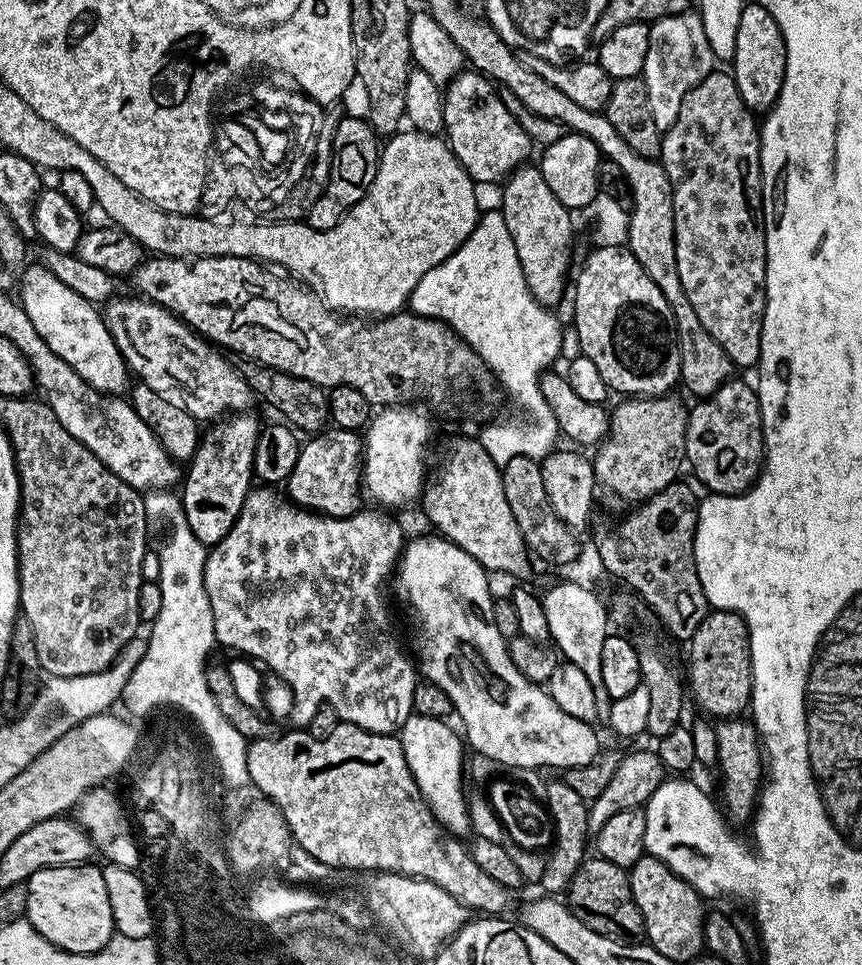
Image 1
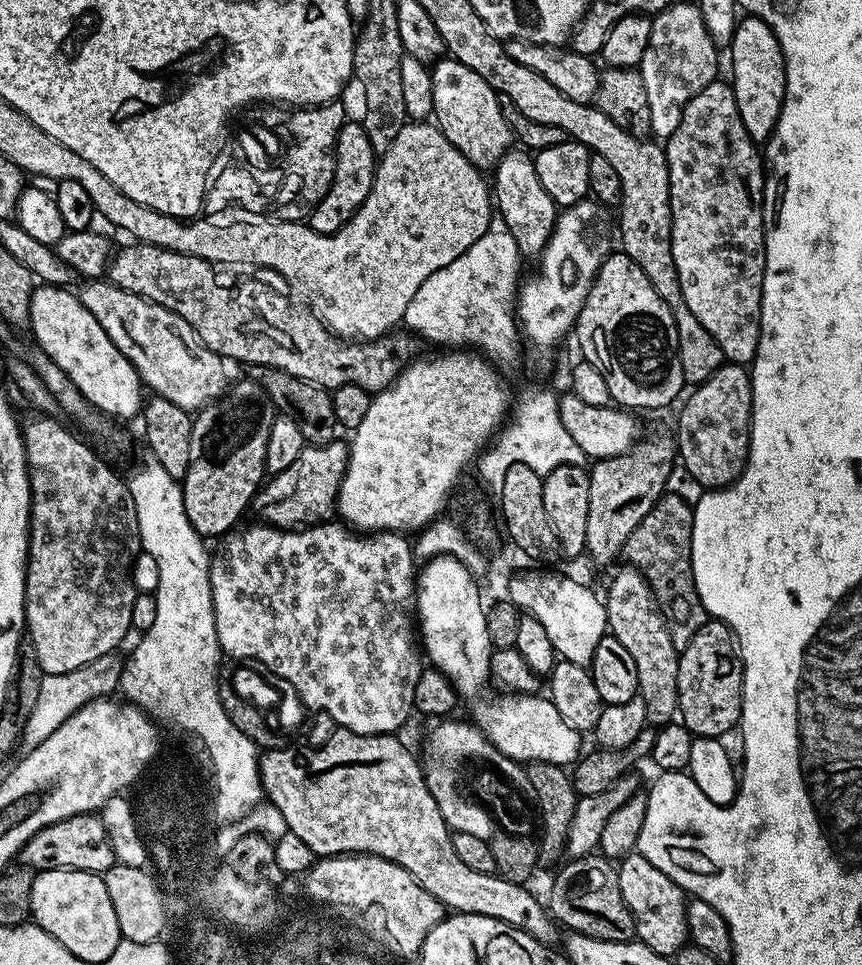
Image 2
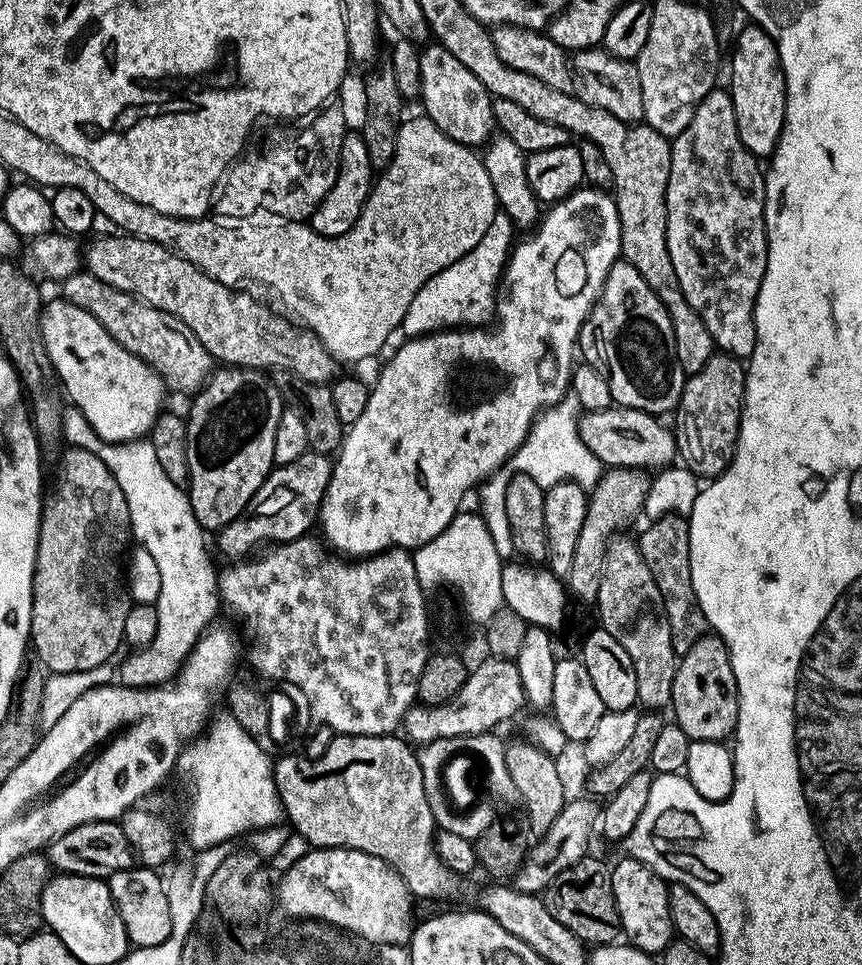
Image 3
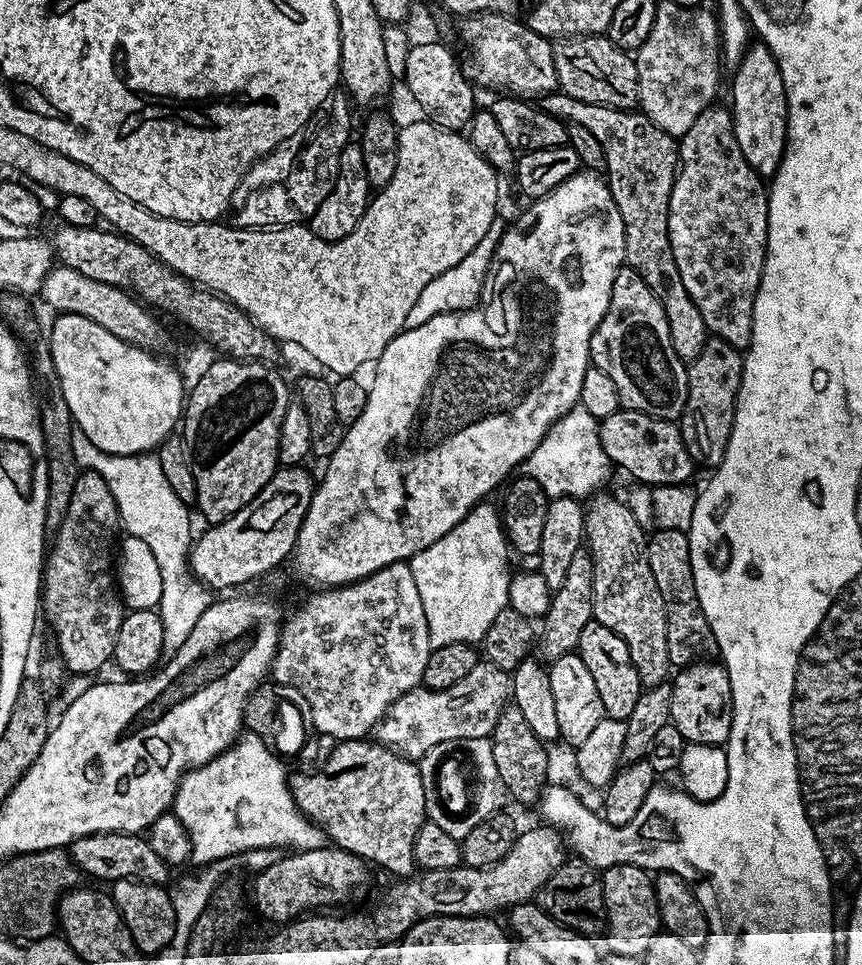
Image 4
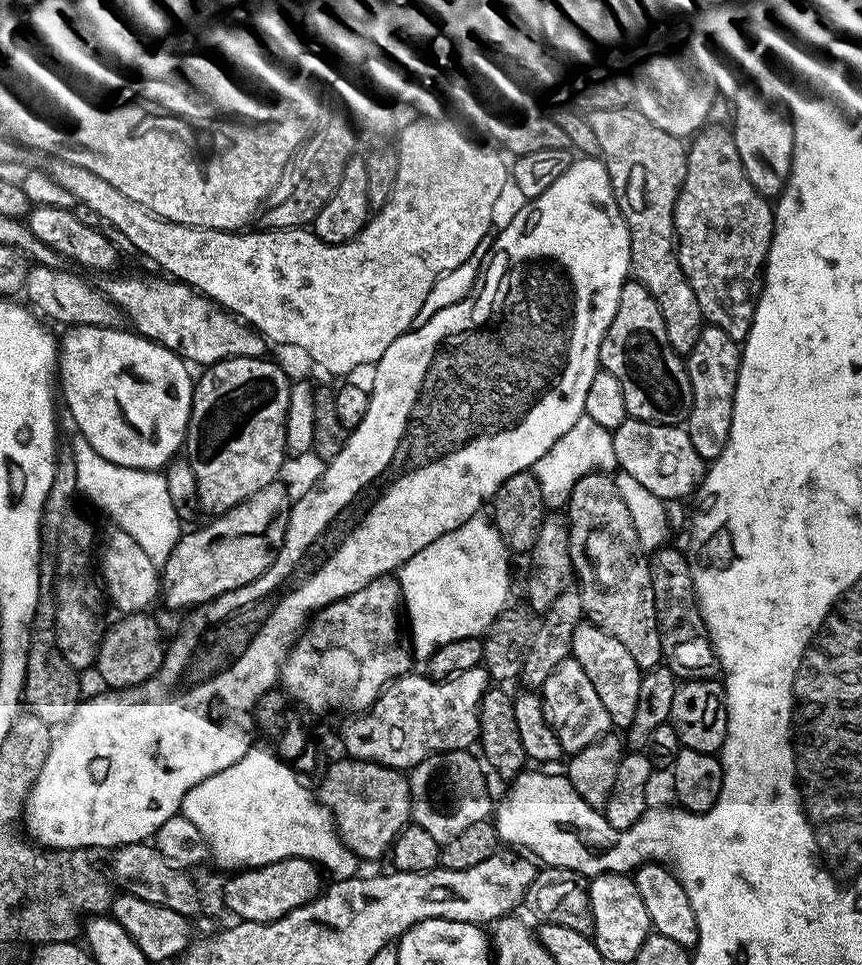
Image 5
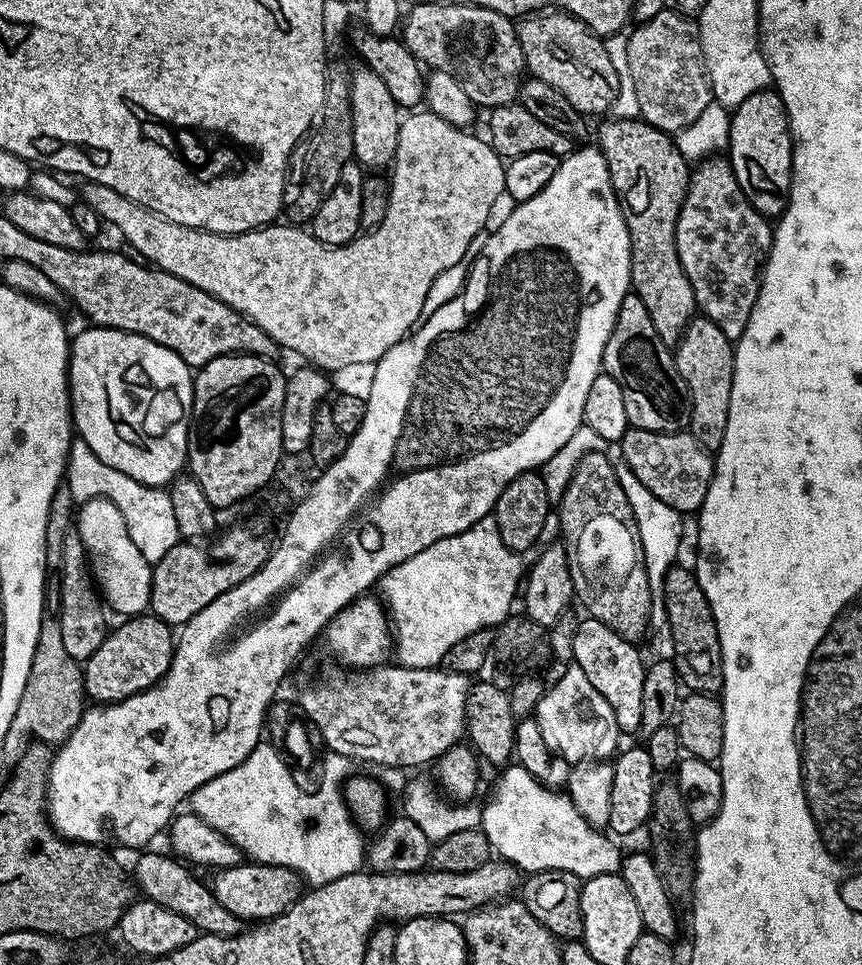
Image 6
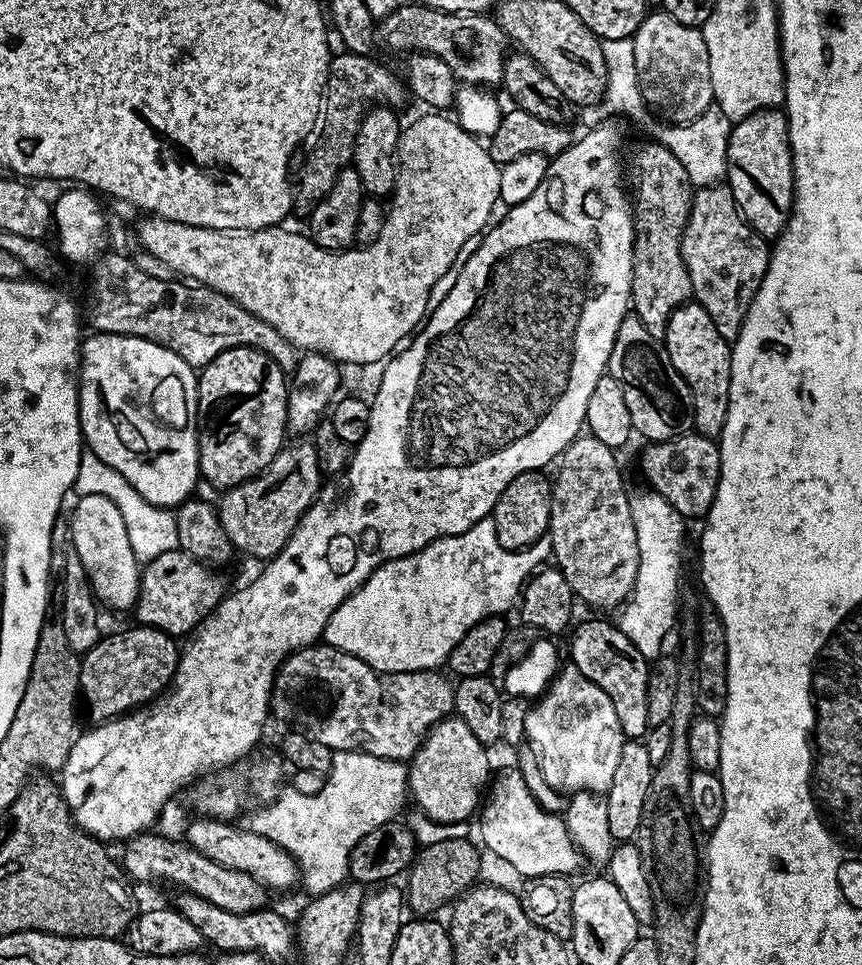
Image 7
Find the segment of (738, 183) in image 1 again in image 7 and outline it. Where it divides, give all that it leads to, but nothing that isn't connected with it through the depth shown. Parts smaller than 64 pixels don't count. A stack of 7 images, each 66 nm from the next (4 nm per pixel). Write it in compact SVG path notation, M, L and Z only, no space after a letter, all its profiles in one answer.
M727 183L695 189L680 249L690 274L695 303L710 314L722 338L736 341L746 322L750 302L754 302L754 294L758 294L768 269L770 244L749 226Z

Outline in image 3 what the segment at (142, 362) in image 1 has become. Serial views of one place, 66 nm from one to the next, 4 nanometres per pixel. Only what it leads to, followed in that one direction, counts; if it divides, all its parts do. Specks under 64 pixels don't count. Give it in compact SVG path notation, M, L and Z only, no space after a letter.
M87 270L75 272L62 282L63 299L69 300L74 306L94 314L98 322L110 335L118 341L130 354L142 358L156 375L164 381L169 389L176 392L188 392L195 394L204 387L208 377L214 371L214 361L206 346L198 342L198 338L178 318L174 318L168 312L158 310L150 306L145 300L139 300L137 296L126 294L114 286L106 286L98 278L94 278Z

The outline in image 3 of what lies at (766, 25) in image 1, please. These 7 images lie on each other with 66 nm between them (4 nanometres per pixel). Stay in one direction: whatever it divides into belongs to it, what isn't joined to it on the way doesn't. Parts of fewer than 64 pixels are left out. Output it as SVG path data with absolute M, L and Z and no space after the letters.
M745 23L745 28L736 36L736 49L732 52L732 85L730 91L734 102L734 114L738 122L738 138L742 138L742 146L750 150L757 158L771 157L776 151L776 143L784 129L786 114L786 90L784 89L784 71L780 65L780 55L776 44L757 24Z

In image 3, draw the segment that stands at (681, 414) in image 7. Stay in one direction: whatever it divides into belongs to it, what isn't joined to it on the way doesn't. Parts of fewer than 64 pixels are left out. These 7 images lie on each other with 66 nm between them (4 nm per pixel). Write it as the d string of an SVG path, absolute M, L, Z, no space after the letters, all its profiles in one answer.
M620 258L614 266L610 266L610 274L606 274L600 296L580 327L578 352L583 363L594 366L594 370L606 378L613 401L619 407L637 408L653 414L664 414L660 413L664 411L672 414L680 407L686 374L674 358L676 351L672 319L658 294L646 286L646 278L642 278L642 274L638 274L638 270L634 270L628 260Z

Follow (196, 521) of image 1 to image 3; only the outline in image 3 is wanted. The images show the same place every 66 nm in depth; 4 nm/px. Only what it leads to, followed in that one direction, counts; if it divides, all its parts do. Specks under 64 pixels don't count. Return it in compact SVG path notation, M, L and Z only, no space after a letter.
M220 366L191 397L192 409L186 412L186 491L194 518L209 533L219 533L242 514L274 467L278 418L286 405L275 383L264 376L255 368Z

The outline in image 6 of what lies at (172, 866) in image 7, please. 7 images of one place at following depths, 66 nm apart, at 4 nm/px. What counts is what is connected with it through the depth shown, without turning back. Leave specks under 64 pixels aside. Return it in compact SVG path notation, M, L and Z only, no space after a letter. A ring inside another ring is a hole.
M241 862L233 868L222 868L210 880L213 894L241 922L263 922L273 920L290 907L302 895L301 881L292 868L283 868L281 864L257 864ZM300 883L300 884L299 884ZM252 920L252 921L248 921Z

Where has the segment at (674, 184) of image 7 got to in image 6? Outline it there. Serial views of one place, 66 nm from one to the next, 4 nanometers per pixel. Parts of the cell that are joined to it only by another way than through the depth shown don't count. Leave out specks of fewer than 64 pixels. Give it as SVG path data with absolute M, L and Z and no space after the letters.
M609 118L600 128L598 147L606 158L610 182L624 209L632 247L631 291L642 298L658 338L667 348L675 349L686 326L697 315L694 290L676 249L676 223L688 193L690 164L678 150L669 133L658 130L642 118Z

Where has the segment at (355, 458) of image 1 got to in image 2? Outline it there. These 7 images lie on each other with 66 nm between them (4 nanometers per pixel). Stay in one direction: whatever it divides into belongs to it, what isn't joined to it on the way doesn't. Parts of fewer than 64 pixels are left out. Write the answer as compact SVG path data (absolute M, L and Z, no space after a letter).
M347 443L314 444L306 446L286 470L275 473L254 497L254 512L265 524L274 528L295 530L327 521L336 508L336 496L348 465Z

